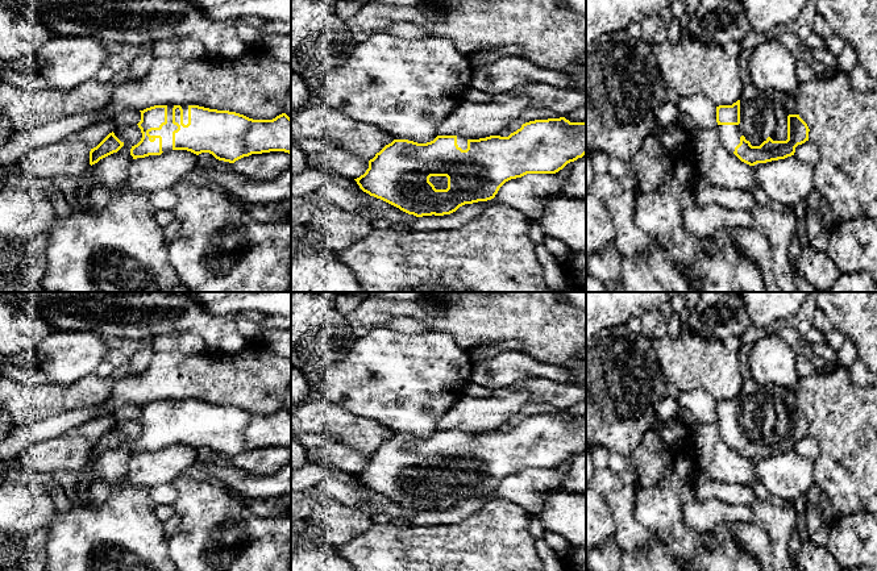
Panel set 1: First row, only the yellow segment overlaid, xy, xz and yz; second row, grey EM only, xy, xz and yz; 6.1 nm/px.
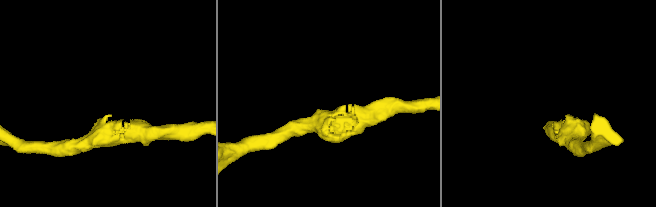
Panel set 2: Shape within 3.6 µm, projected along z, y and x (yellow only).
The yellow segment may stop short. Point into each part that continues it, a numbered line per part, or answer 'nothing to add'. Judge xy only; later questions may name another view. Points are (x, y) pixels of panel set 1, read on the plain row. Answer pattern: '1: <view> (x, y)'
1: xy (166, 426)

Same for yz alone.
1: yz (764, 408)

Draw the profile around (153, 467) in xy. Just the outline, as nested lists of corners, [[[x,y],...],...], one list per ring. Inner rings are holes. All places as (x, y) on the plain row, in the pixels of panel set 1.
[[[187,445],[137,453],[128,466],[128,479],[136,487],[151,488],[187,474],[196,462],[198,450]]]

